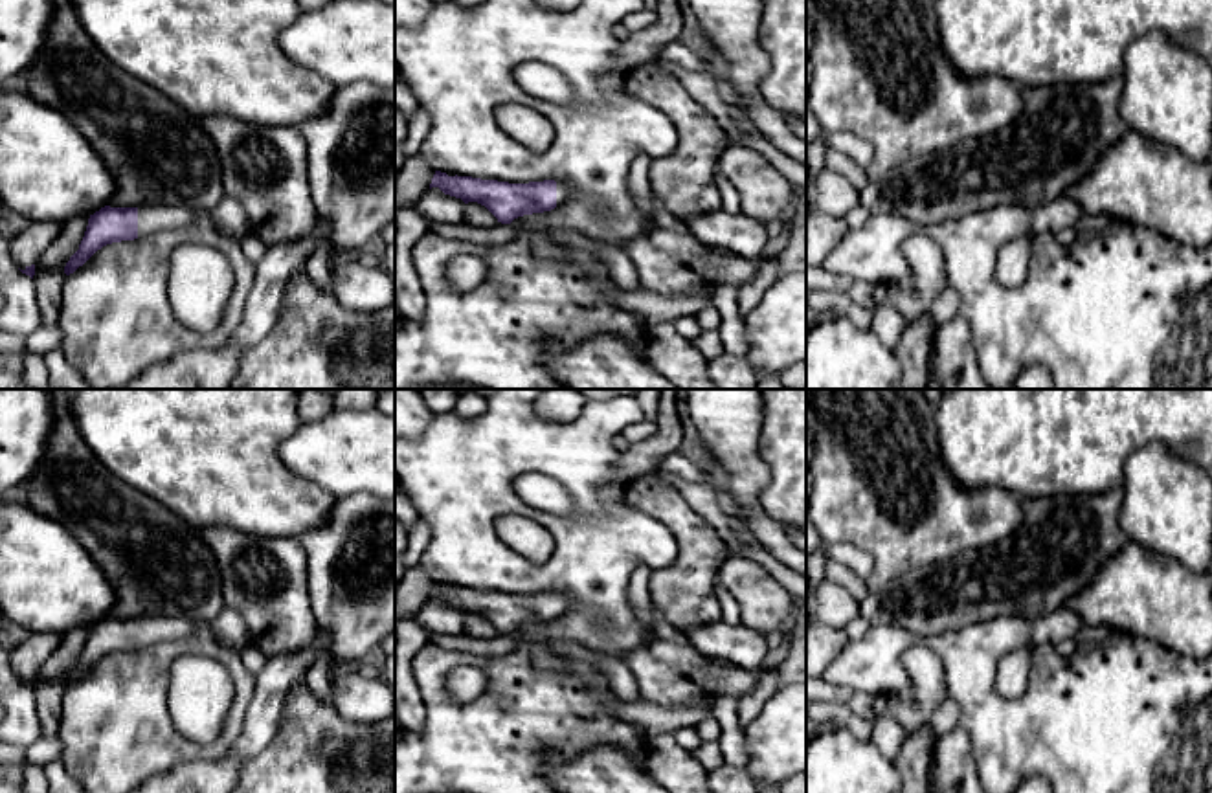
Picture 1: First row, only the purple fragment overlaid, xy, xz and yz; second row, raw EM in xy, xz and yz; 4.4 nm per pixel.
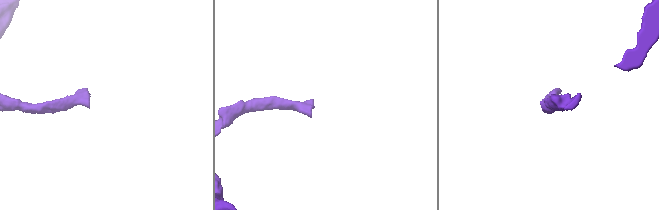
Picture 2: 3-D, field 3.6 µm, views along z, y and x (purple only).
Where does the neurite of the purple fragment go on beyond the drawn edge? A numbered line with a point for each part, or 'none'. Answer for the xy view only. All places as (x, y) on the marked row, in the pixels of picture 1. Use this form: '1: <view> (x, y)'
1: xy (151, 217)

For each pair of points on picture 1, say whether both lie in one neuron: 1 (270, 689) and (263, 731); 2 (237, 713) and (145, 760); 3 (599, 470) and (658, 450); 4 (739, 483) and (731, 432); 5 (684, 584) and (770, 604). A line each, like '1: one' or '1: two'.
1: one
2: one
3: two
4: one
5: two

